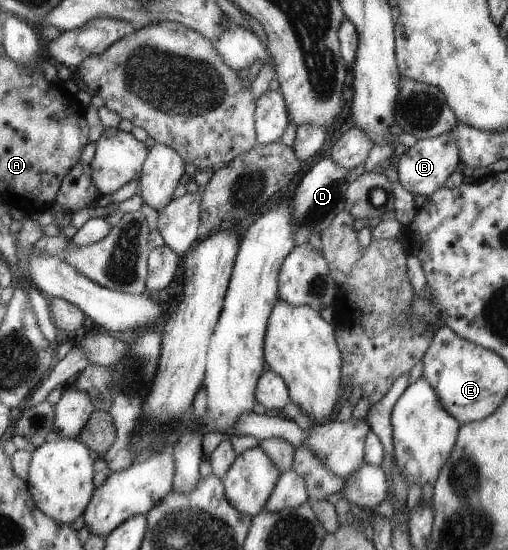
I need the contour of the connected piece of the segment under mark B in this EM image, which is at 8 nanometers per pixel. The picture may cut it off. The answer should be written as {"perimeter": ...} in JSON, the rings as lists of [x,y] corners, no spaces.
{"perimeter":[[[452,131],[436,137],[418,140],[416,144],[405,150],[400,160],[398,160],[396,170],[399,182],[414,196],[417,194],[428,196],[444,187],[448,176],[460,164],[460,158],[461,152]]]}

